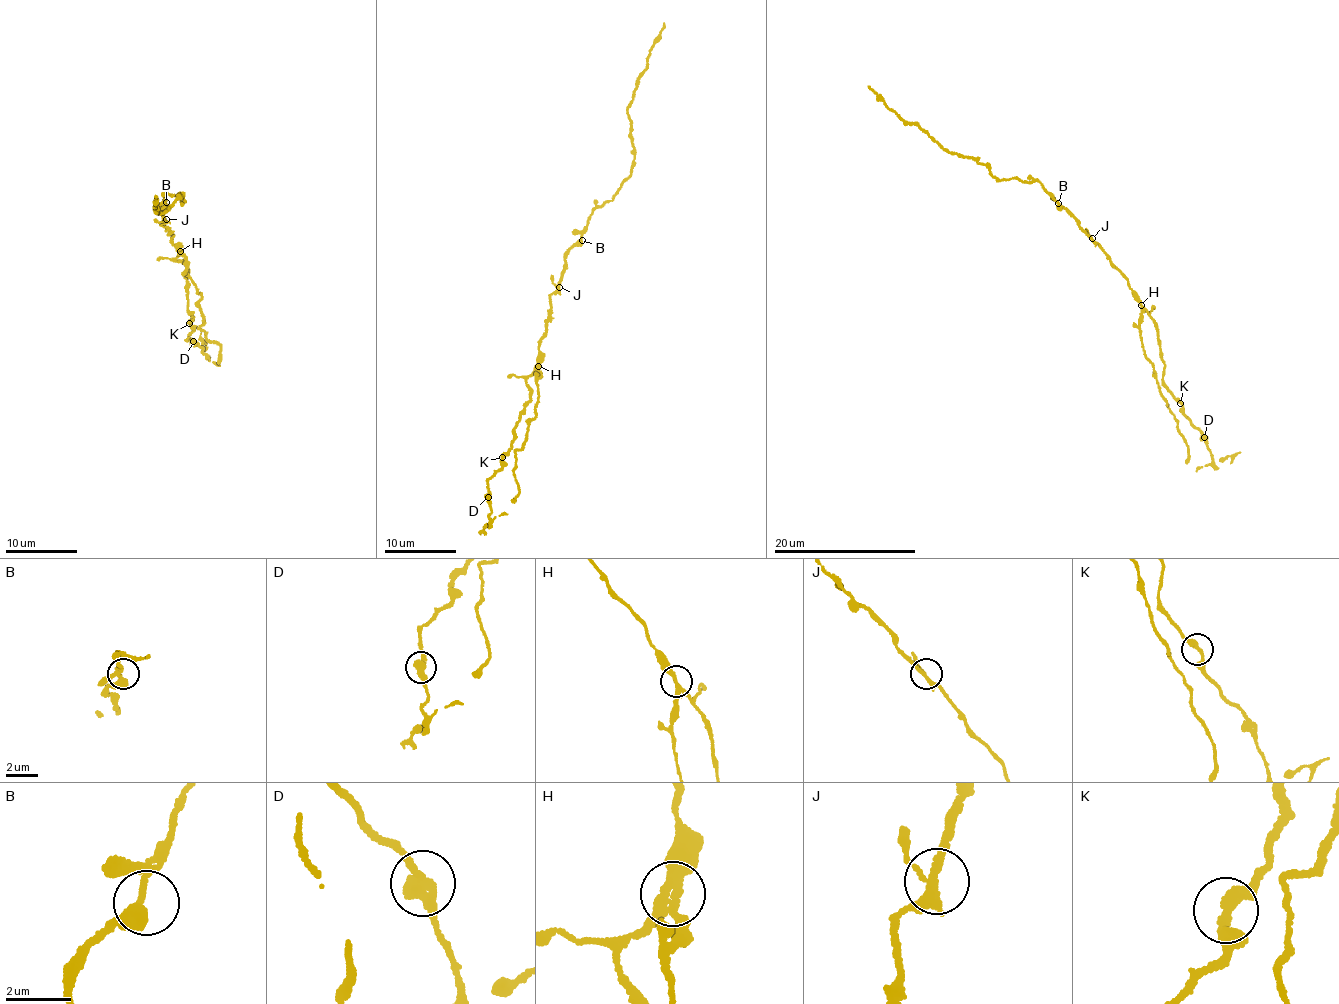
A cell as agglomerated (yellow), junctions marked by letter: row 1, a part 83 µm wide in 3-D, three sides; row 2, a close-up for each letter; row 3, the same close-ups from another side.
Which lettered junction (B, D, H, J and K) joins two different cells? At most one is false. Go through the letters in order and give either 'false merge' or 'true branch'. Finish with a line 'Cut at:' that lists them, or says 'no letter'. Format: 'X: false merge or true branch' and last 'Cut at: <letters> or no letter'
B: true branch
D: true branch
H: false merge
J: true branch
K: true branch
Cut at: H

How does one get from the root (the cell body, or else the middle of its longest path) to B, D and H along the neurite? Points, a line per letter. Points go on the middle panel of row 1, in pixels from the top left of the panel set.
B: (556, 289), (567, 254), (582, 240)
D: (556, 289), (551, 294), (537, 365), (527, 378), (530, 399), (513, 430), (500, 468), (489, 480), (487, 497)
H: (556, 289), (551, 294), (537, 359), (538, 367)

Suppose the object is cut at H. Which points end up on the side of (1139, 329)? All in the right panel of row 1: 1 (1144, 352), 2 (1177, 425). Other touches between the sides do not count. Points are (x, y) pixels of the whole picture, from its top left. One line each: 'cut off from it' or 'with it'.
1: with it
2: with it

